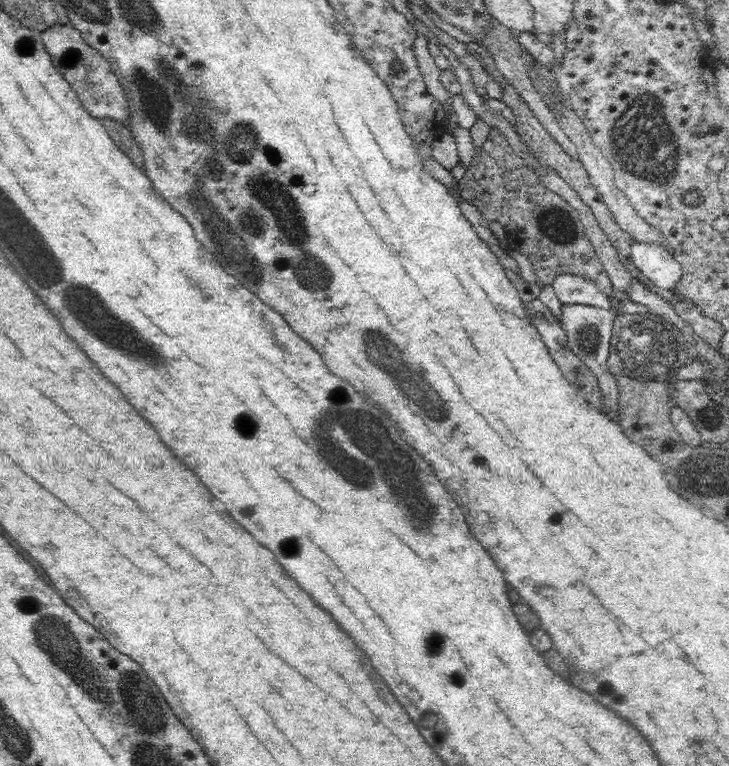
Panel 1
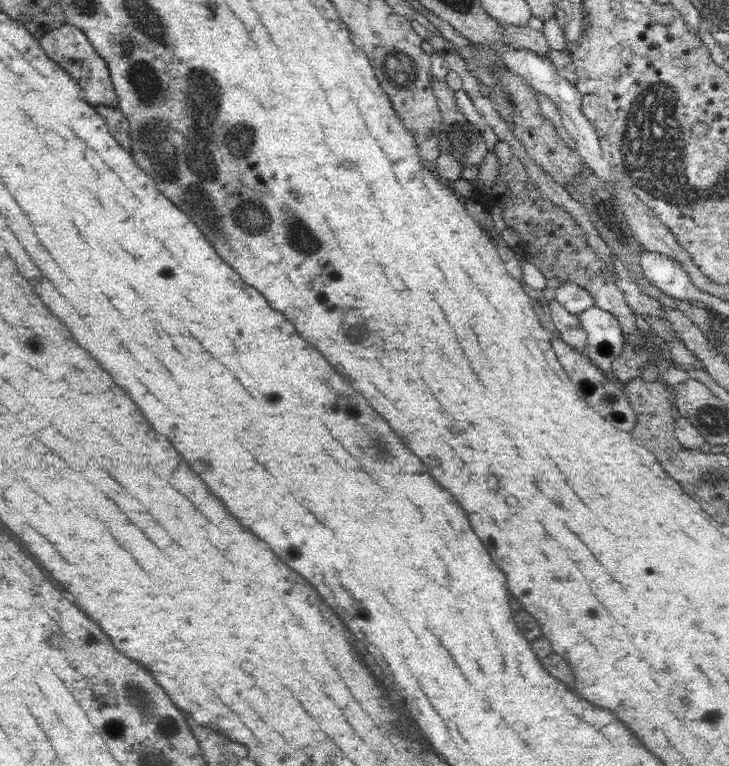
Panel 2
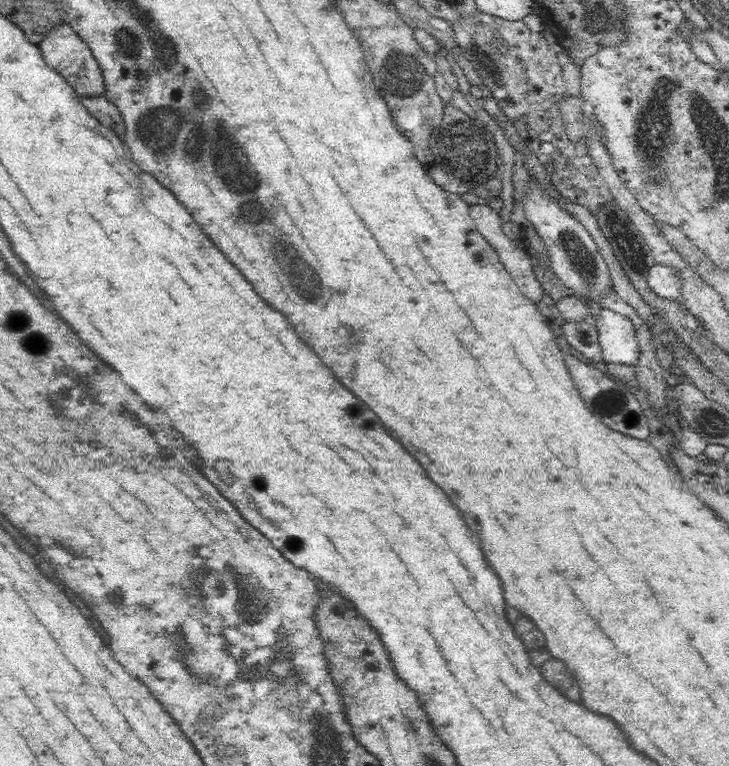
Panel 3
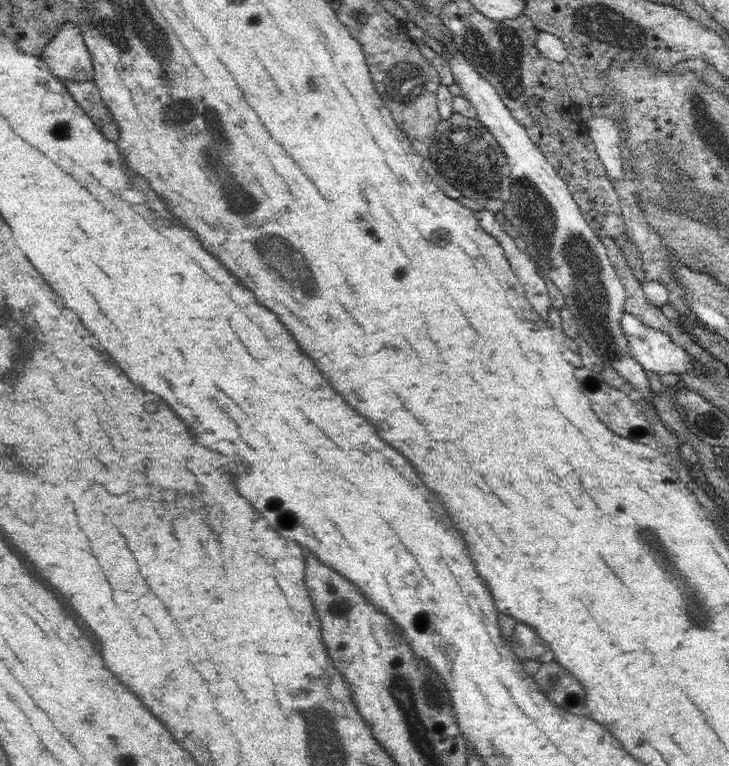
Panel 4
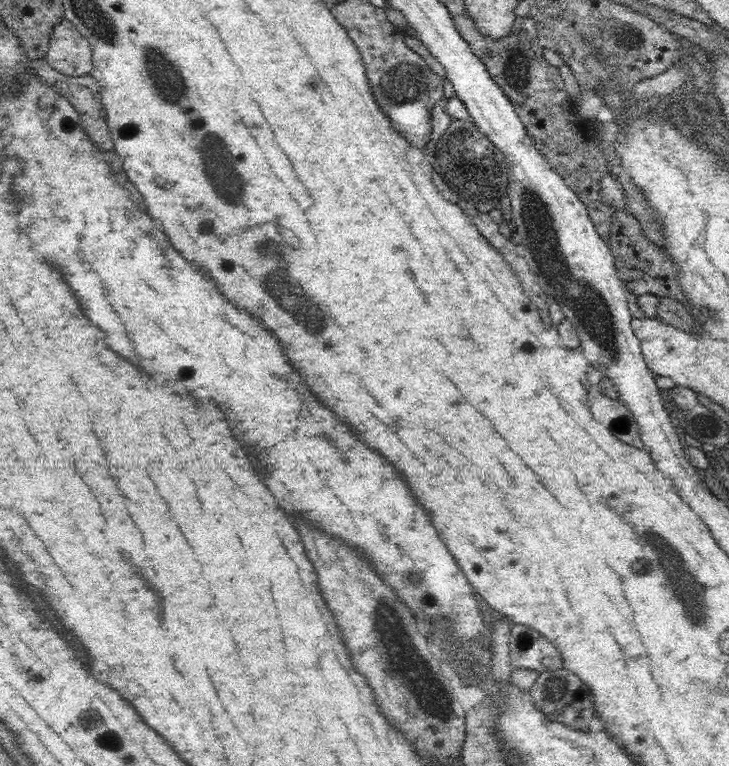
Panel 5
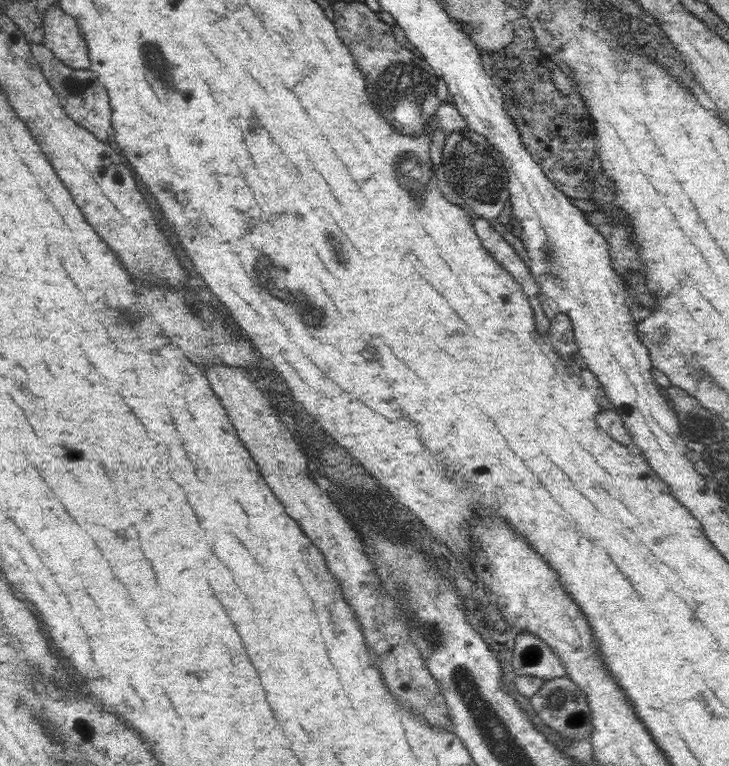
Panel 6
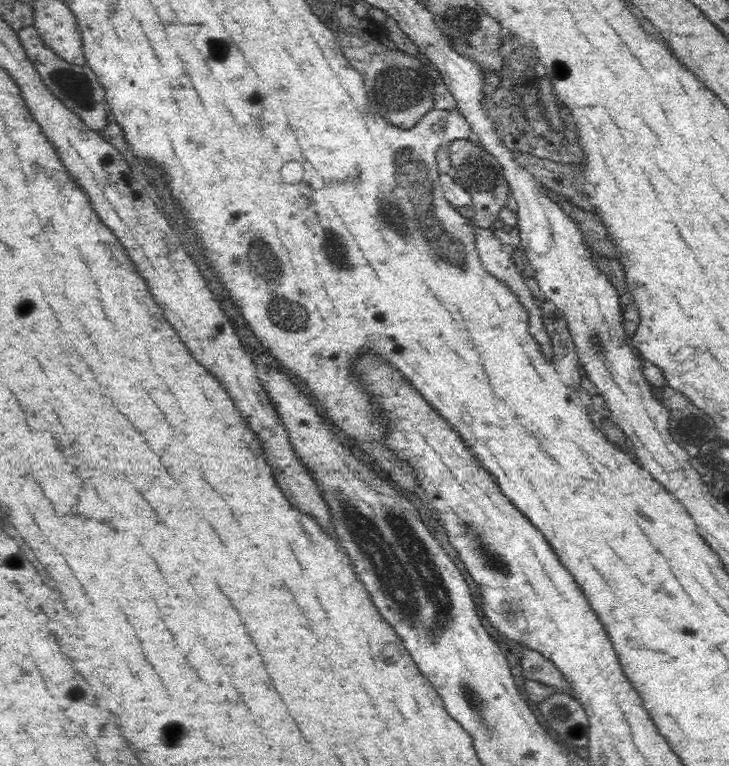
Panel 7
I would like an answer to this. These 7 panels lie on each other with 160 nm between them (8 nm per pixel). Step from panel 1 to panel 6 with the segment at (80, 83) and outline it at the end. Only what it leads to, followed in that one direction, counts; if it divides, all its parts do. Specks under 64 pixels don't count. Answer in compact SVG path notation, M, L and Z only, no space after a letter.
M54 4L46 10L46 16L42 18L42 26L44 45L56 58L72 68L89 68L89 48L73 16L66 14L59 4Z

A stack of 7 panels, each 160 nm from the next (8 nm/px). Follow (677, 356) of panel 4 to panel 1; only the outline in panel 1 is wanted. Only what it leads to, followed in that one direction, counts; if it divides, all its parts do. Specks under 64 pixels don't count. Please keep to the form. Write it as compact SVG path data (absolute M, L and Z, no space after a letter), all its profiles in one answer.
M561 304L562 316L559 318L559 322L567 334L569 347L584 364L587 364L590 371L596 375L599 389L602 393L603 406L613 410L613 412L618 412L619 388L616 377L609 372L607 366L612 342L612 329L618 311L616 309L600 309L580 304Z

